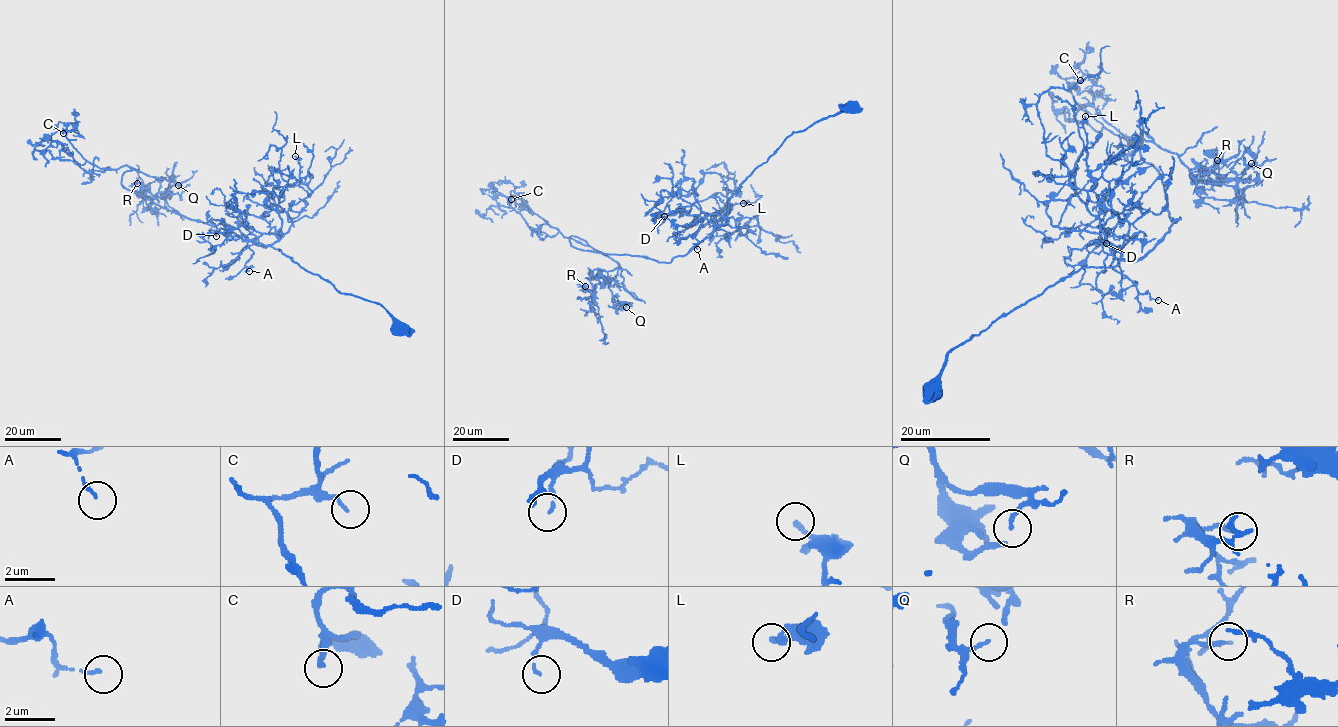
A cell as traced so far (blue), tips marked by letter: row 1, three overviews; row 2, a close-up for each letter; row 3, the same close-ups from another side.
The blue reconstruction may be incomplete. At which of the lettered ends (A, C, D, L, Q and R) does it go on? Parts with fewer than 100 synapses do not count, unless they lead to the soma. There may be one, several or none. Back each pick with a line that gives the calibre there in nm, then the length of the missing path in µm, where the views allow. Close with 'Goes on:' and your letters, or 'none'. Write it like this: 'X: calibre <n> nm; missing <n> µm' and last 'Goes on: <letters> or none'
Goes on: none

